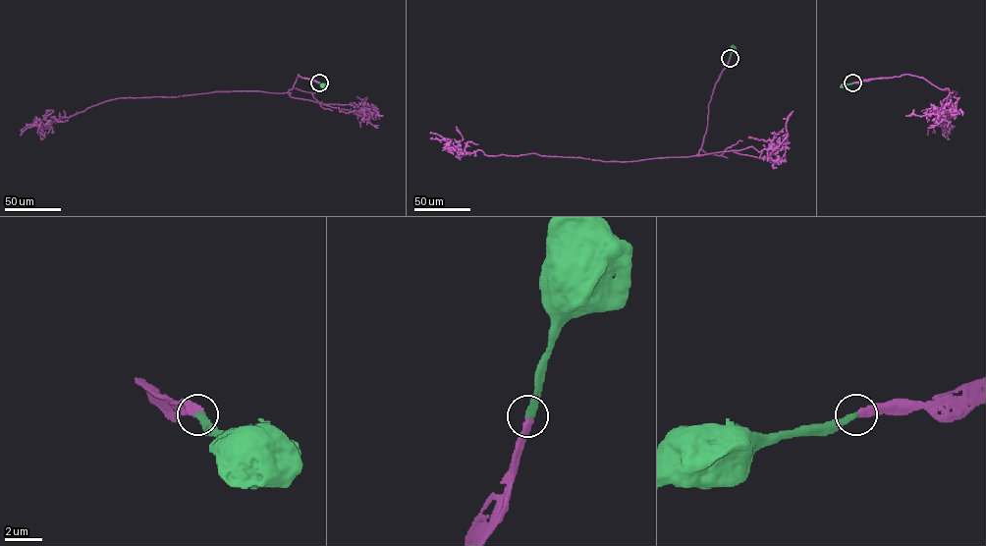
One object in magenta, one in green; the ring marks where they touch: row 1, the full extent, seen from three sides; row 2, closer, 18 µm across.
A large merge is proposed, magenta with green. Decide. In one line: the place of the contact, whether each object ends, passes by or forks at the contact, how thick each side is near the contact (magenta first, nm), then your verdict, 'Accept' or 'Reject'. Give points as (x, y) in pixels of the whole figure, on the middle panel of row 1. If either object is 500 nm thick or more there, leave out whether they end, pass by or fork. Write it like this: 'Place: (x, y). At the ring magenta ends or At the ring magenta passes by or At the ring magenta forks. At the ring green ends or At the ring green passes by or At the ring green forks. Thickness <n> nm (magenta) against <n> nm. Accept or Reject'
Place: (730, 58). At the ring magenta ends. At the ring green ends. Thickness 360 nm (magenta) against 400 nm. Accept

